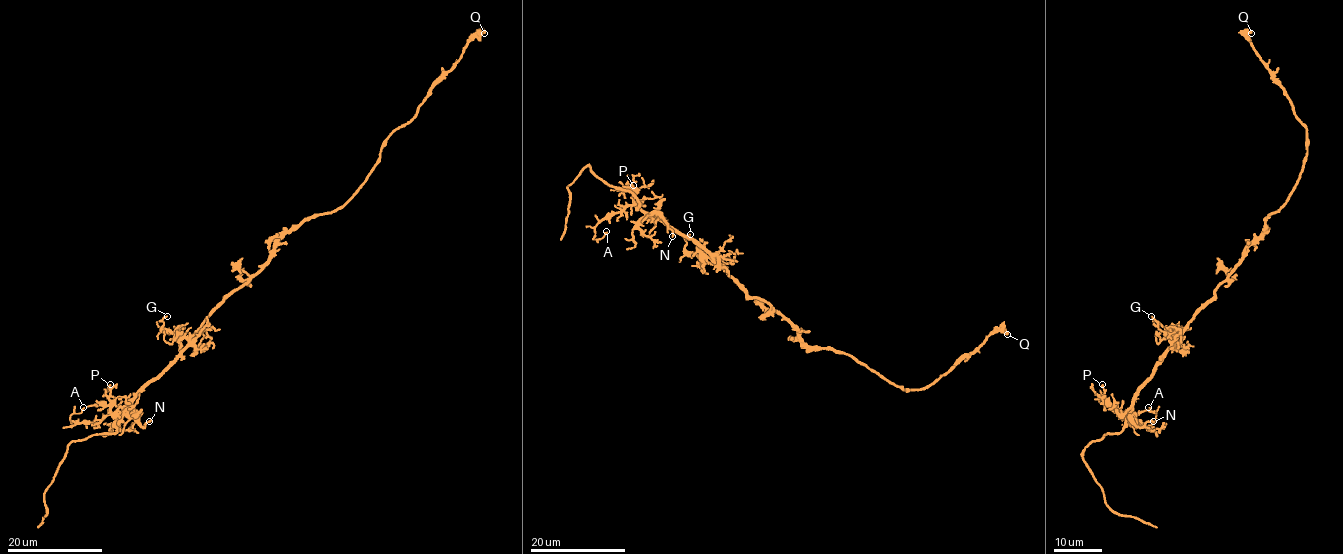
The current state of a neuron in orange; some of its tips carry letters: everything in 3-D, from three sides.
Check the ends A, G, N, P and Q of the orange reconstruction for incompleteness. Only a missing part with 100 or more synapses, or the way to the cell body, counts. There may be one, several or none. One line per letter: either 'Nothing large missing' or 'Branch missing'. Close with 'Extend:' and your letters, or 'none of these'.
A: Nothing large missing
G: Nothing large missing
N: Nothing large missing
P: Nothing large missing
Q: Nothing large missing
Extend: none of these

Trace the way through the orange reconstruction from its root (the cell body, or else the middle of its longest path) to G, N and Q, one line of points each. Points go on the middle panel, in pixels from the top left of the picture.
G: (759, 298), (751, 297), (708, 258), (698, 258), (688, 252), (684, 248), (684, 237), (690, 234)
N: (759, 298), (751, 297), (694, 240), (651, 216), (657, 213), (672, 231), (672, 236)
Q: (759, 298), (785, 318), (807, 345), (850, 355), (902, 389), (927, 388), (990, 334), (998, 331), (1007, 334)

